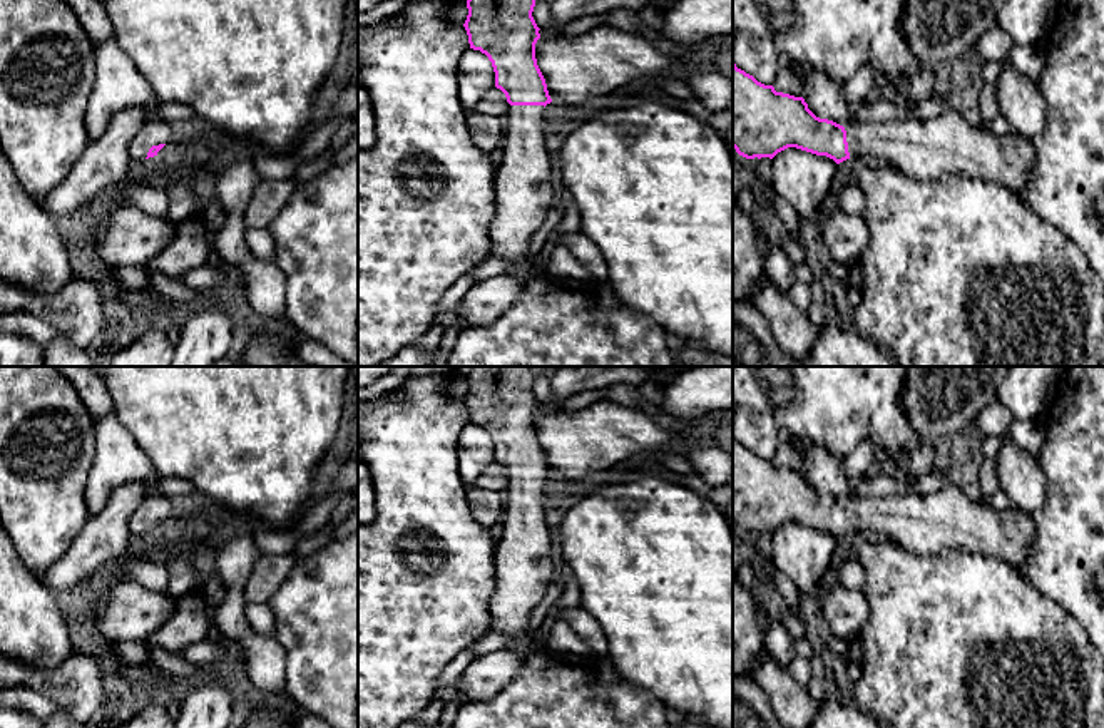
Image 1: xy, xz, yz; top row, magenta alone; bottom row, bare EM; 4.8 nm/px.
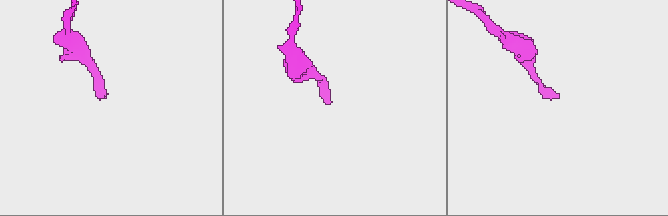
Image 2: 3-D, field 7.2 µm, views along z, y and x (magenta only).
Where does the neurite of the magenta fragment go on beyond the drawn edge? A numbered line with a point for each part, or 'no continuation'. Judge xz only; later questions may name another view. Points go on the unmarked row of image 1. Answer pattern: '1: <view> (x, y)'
1: xz (526, 558)

